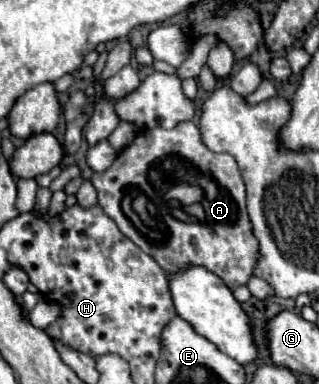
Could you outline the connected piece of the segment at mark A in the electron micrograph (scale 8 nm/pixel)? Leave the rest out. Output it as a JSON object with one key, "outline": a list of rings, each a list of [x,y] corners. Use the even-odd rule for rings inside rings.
{"outline":[[[192,122],[176,124],[170,130],[160,126],[142,130],[136,140],[116,156],[114,164],[108,170],[94,172],[90,180],[98,192],[98,206],[104,210],[104,214],[116,222],[126,238],[130,238],[138,248],[150,254],[162,266],[162,270],[172,272],[190,264],[200,264],[220,276],[230,290],[246,284],[252,276],[254,264],[258,260],[258,240],[254,238],[248,220],[246,192],[236,160],[230,154],[214,154],[212,150],[208,150],[200,138],[200,130]],[[154,166],[156,180],[168,184],[154,184]],[[174,176],[180,178],[178,184],[184,186],[200,184],[200,192],[198,188],[192,188],[188,190],[190,196],[184,198],[174,184]]]}

